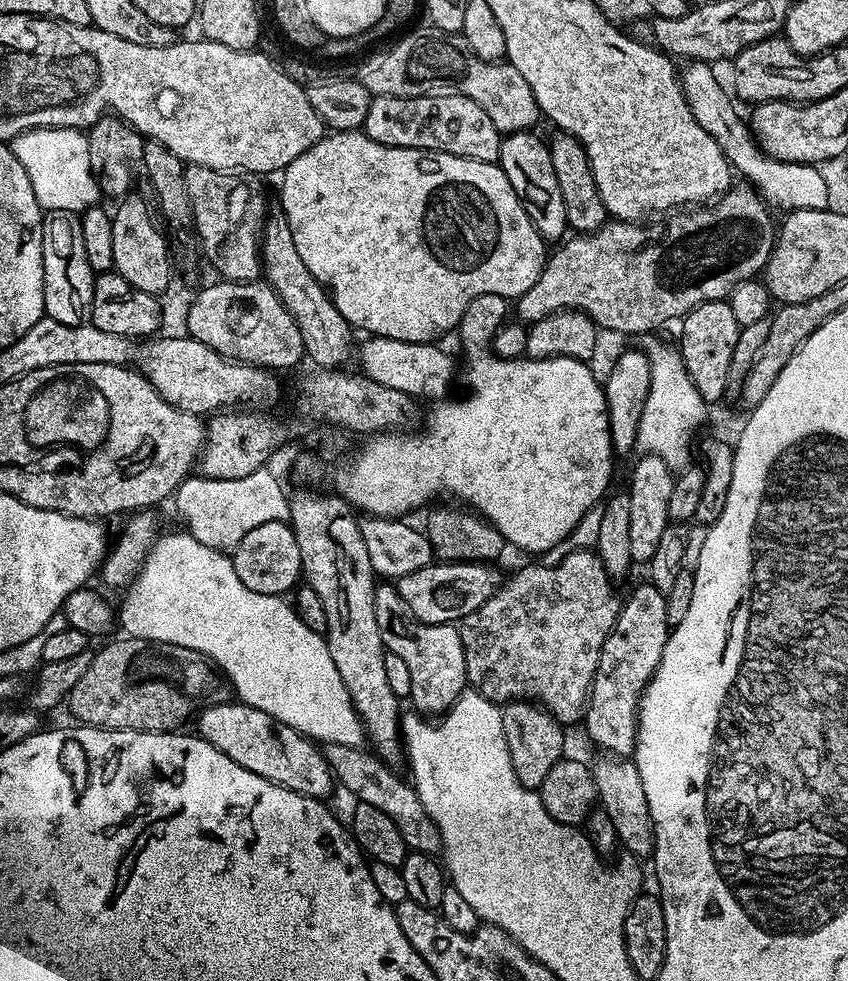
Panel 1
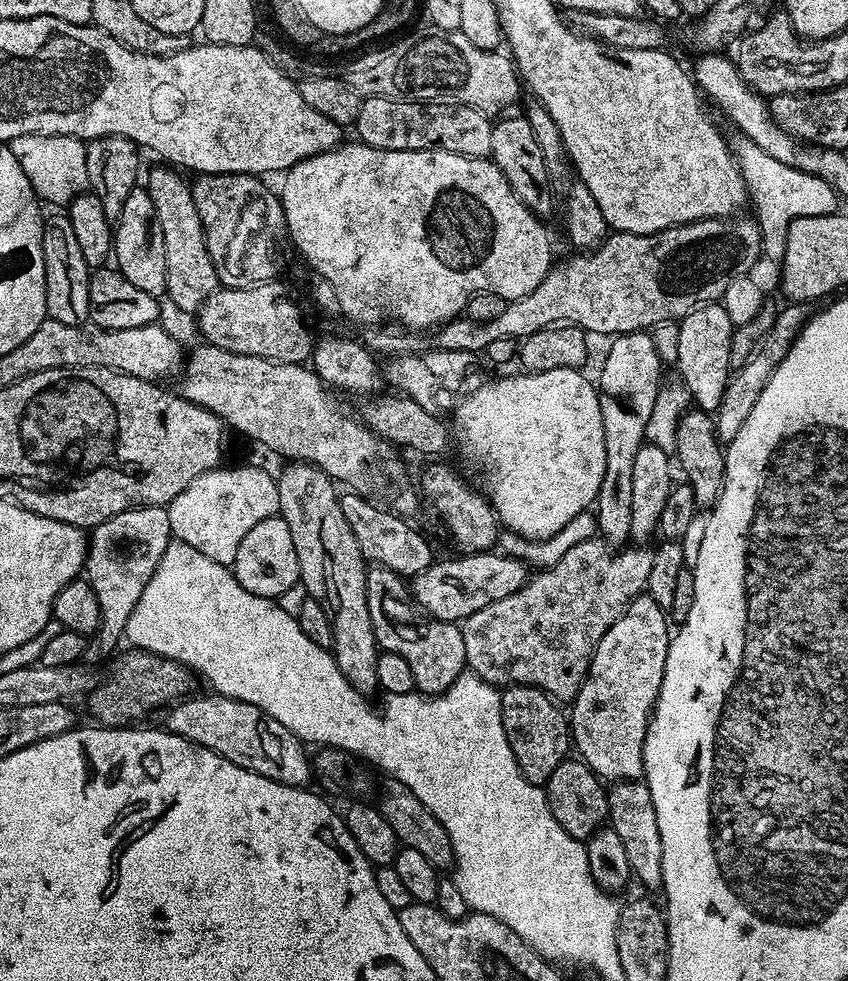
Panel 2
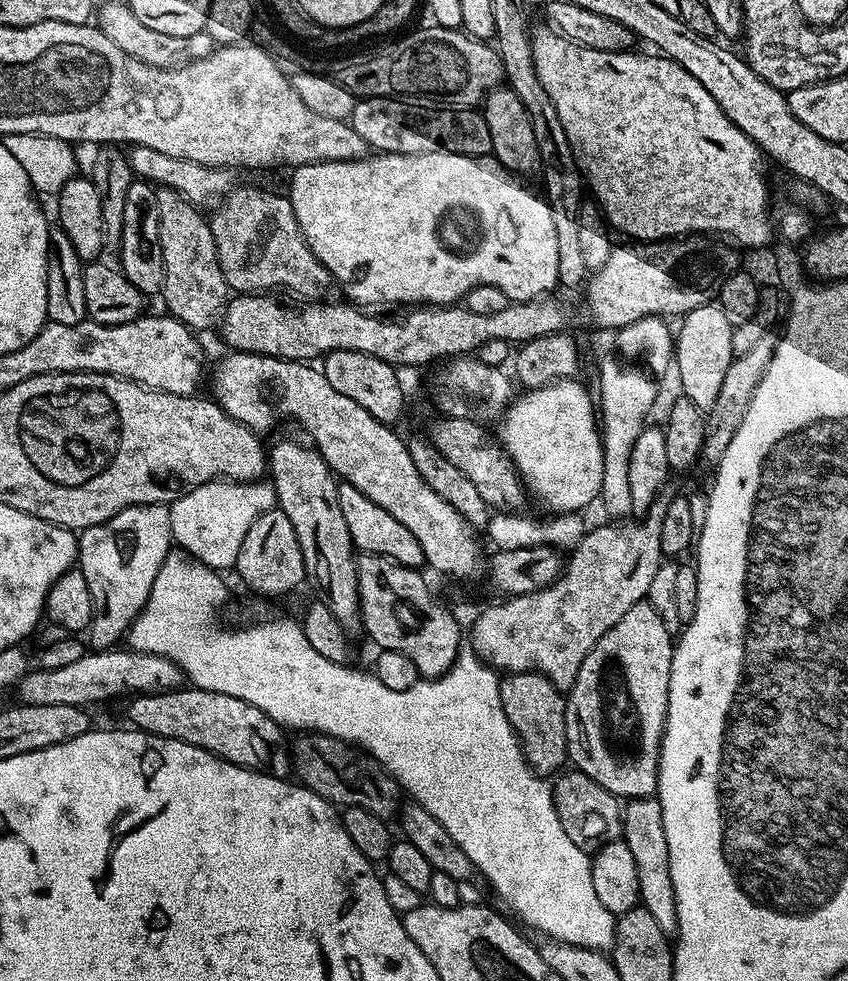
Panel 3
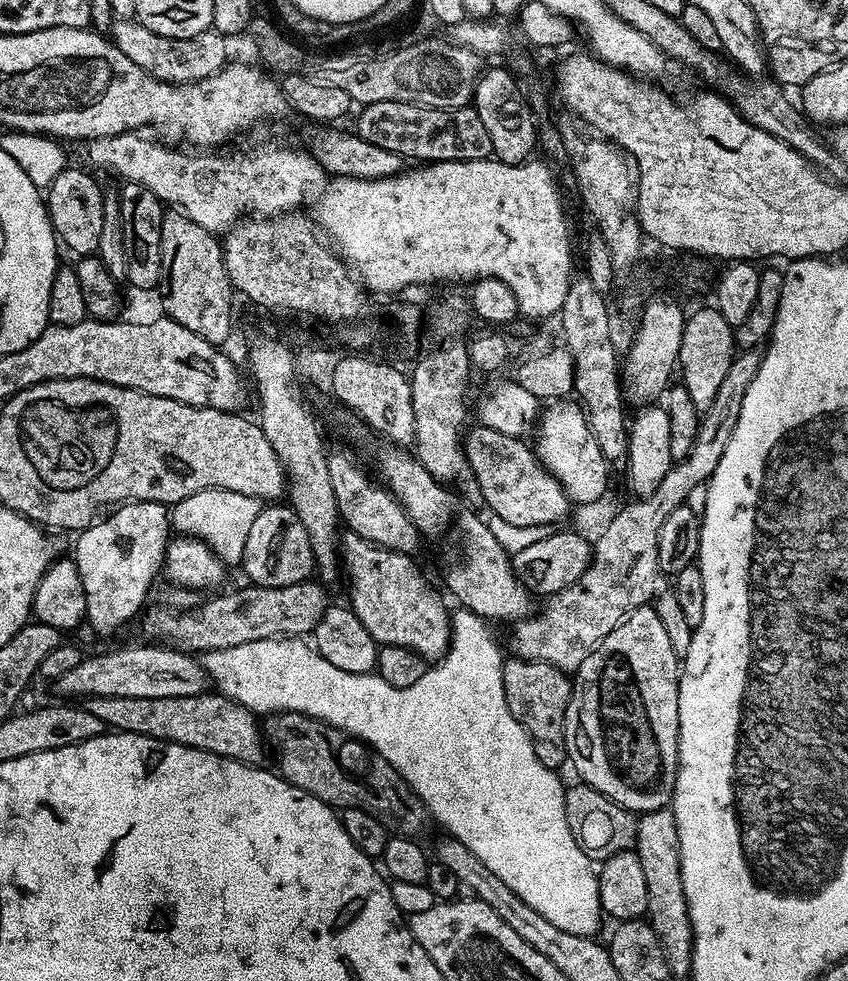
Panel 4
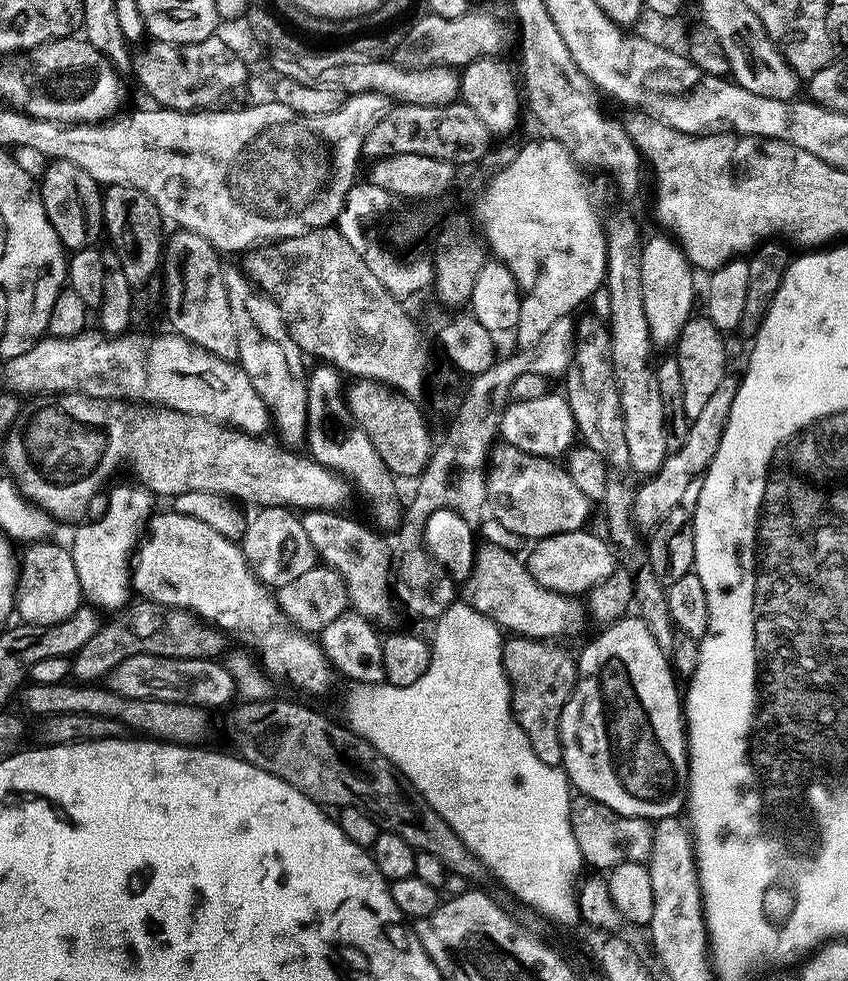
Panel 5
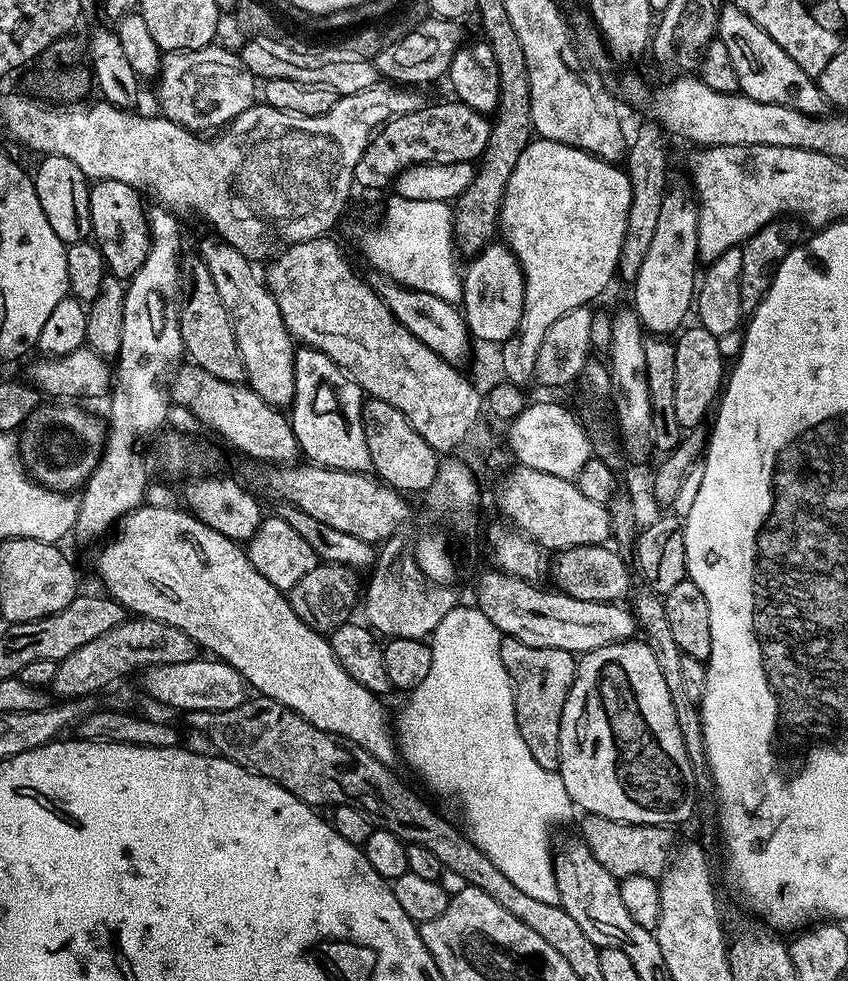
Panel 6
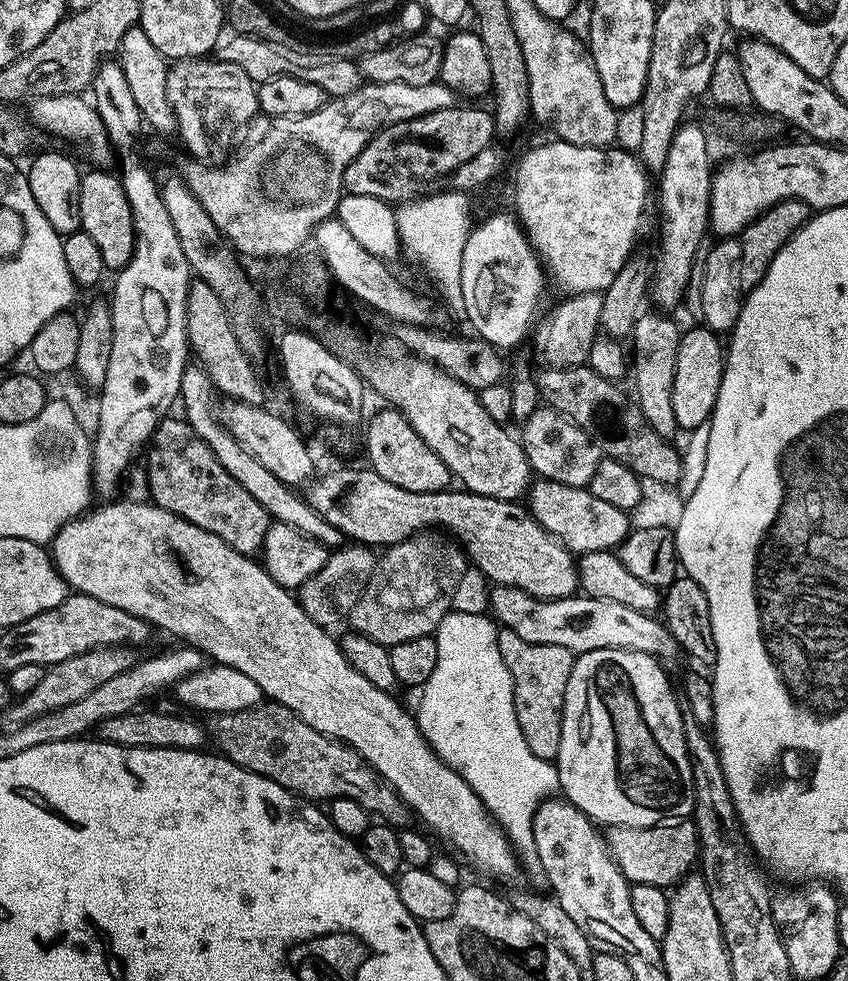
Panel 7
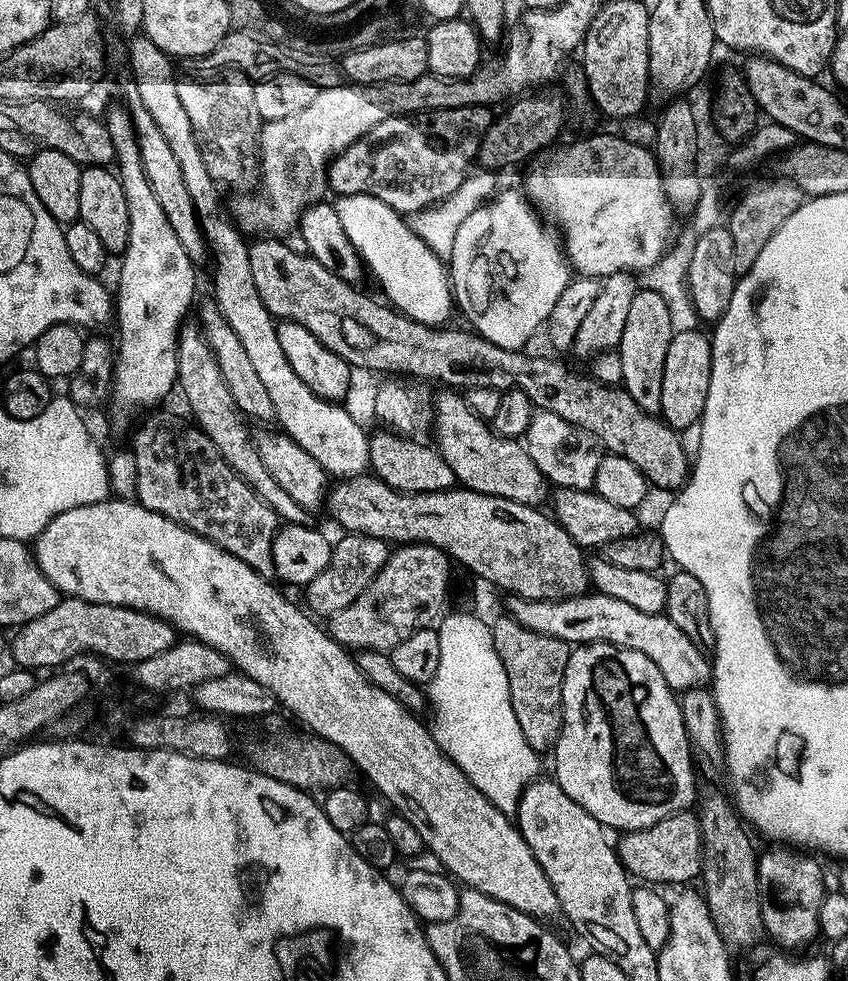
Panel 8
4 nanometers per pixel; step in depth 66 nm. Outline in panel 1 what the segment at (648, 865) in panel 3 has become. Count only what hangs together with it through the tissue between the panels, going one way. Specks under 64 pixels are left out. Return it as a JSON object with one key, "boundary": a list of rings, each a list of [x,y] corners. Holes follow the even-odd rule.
{"boundary":[[[604,754],[601,757],[597,764],[591,765],[599,807],[603,808],[606,814],[610,814],[610,822],[614,822],[616,839],[627,853],[637,858],[651,857],[656,851],[654,822],[650,816],[650,802],[646,802],[646,789],[642,786],[642,778],[635,763],[631,759],[611,754]]]}

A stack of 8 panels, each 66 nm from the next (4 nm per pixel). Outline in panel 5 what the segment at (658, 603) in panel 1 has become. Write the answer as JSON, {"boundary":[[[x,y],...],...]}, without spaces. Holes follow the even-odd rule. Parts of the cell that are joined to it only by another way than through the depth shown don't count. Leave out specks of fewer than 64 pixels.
{"boundary":[[[625,615],[605,628],[608,629],[597,640],[590,641],[581,650],[580,656],[578,655],[576,688],[572,692],[572,698],[565,706],[560,719],[560,741],[565,750],[570,750],[570,760],[572,756],[572,769],[567,769],[566,775],[571,787],[581,797],[598,802],[623,816],[633,816],[649,822],[665,820],[671,816],[679,817],[685,811],[688,799],[688,742],[686,739],[686,721],[682,711],[682,692],[681,689],[680,692],[676,689],[677,677],[674,675],[673,665],[668,656],[664,657],[664,652],[660,649],[661,641],[650,632],[646,622],[641,620],[639,615]]]}

